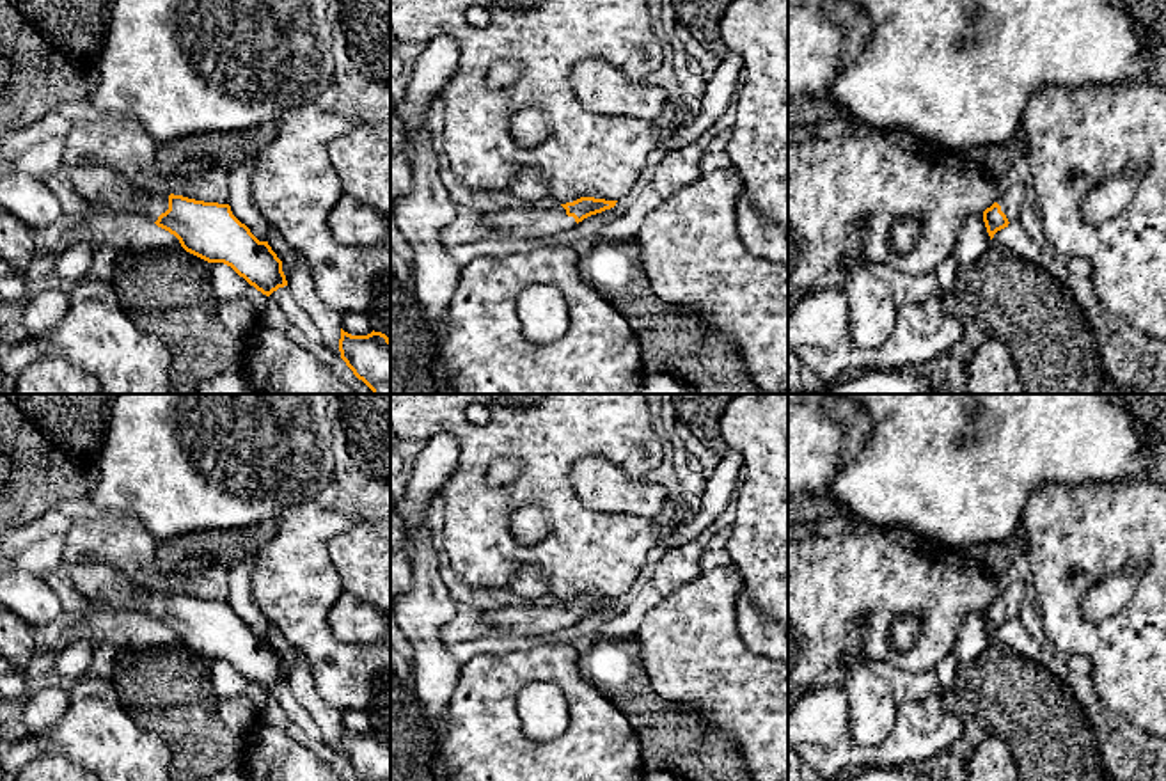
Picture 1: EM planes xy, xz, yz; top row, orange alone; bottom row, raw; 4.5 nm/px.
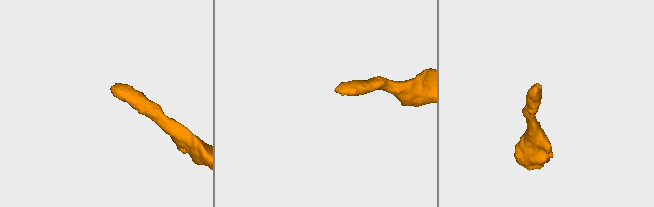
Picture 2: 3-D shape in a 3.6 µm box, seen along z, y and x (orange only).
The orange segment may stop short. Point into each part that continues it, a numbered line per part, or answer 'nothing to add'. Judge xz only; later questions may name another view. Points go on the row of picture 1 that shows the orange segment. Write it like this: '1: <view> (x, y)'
1: xz (531, 222)

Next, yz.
1: yz (1016, 196)

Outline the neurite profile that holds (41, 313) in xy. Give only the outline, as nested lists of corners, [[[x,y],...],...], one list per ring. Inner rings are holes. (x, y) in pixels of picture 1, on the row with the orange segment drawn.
[[[50,289],[23,302],[20,311],[20,325],[30,335],[39,335],[59,323],[69,309],[66,291]]]

